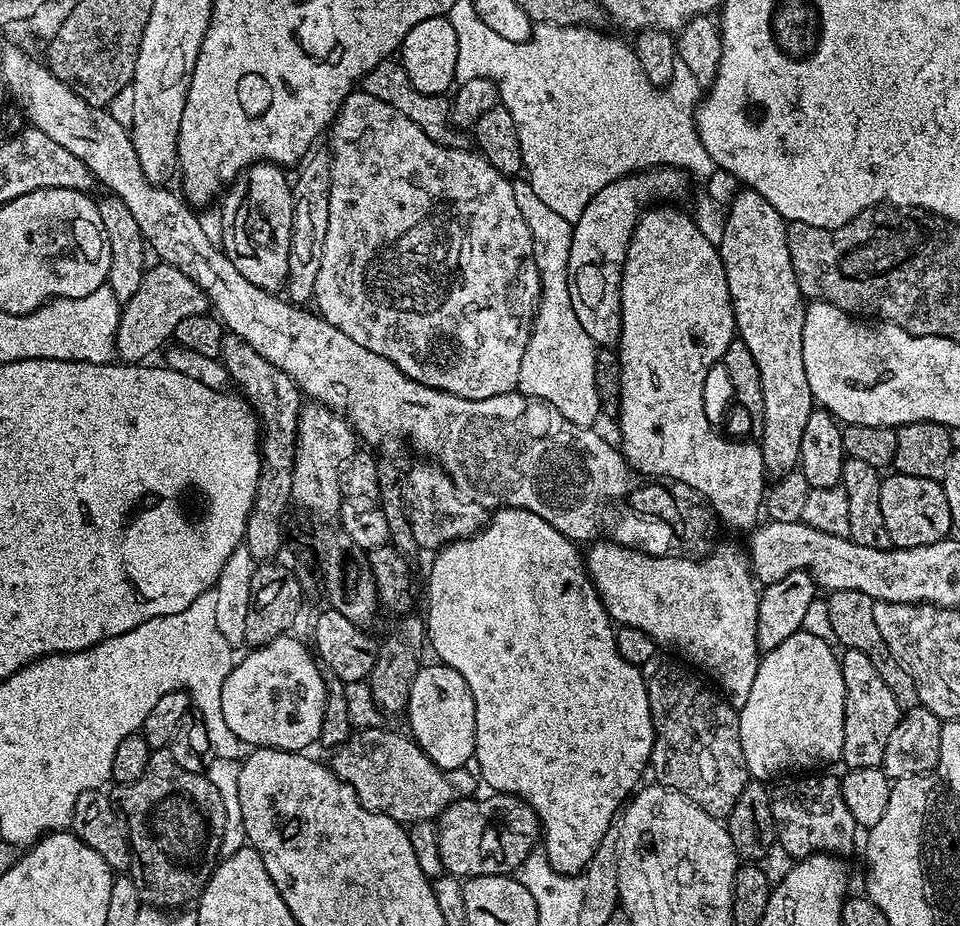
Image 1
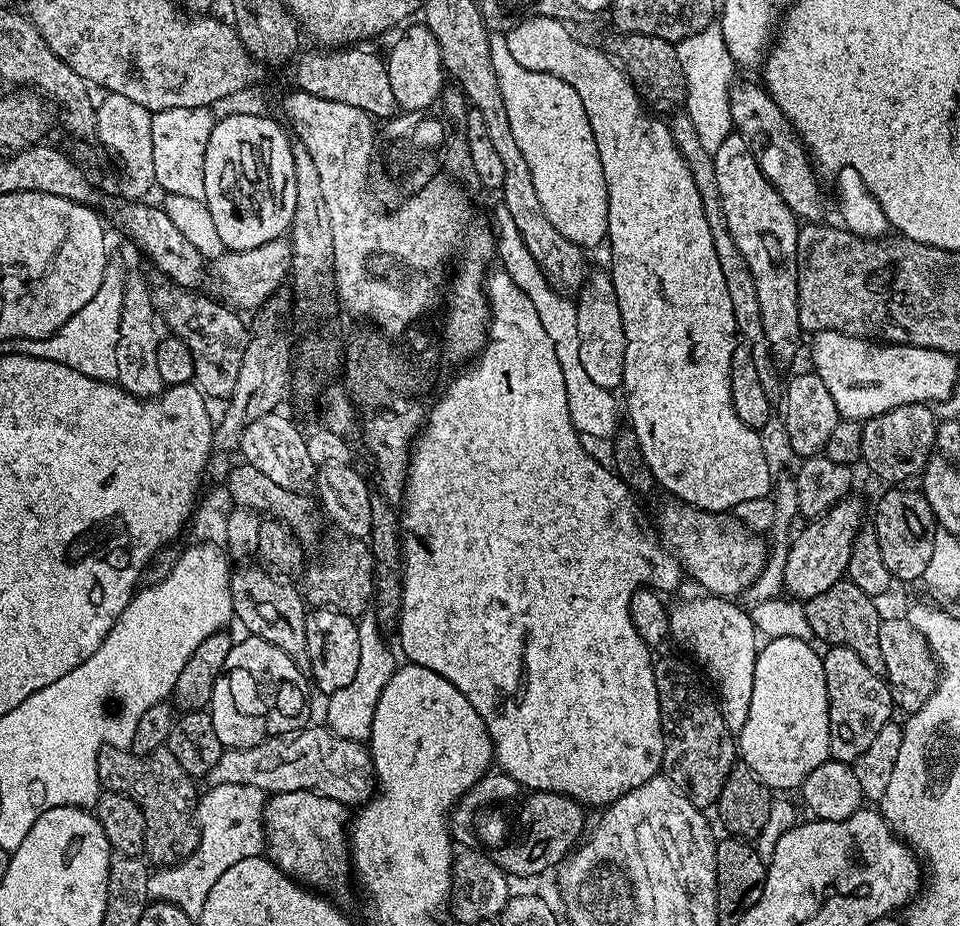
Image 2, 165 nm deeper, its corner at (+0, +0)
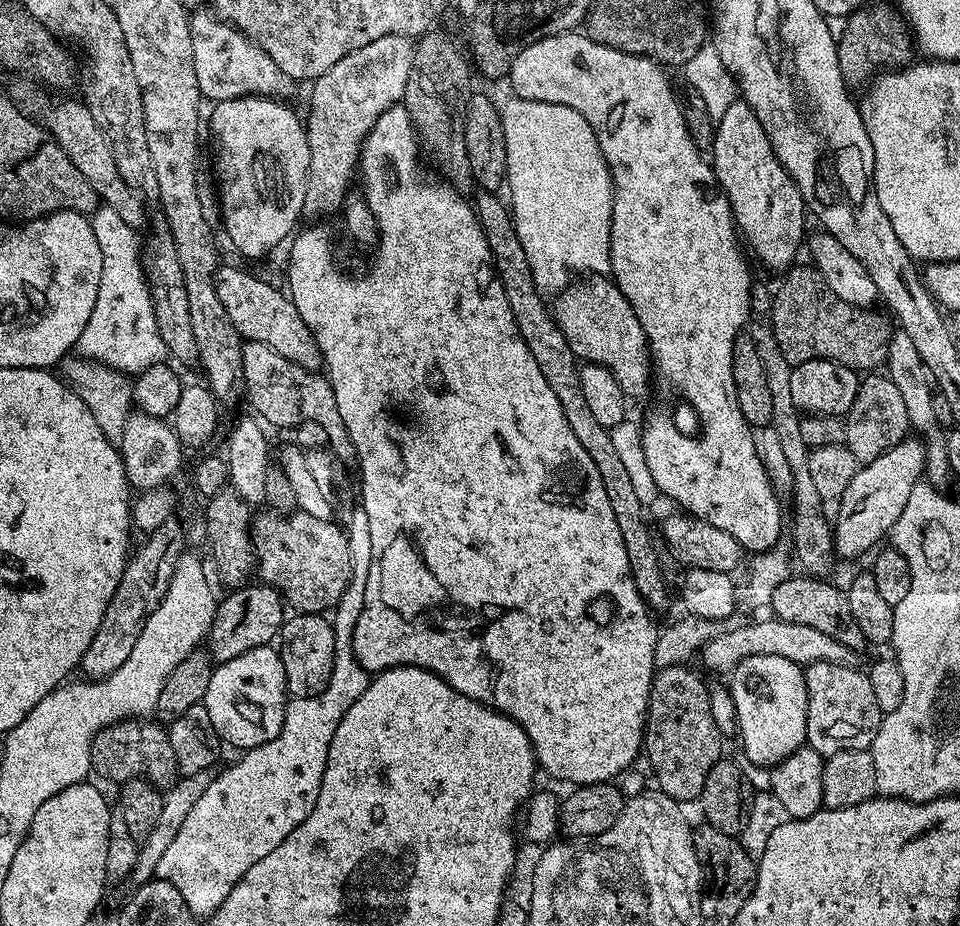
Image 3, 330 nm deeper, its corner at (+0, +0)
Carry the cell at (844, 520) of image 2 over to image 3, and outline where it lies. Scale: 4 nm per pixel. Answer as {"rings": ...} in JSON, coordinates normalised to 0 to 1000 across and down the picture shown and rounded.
{"rings":[[[943,473],[935,482],[923,486],[923,490],[910,495],[910,499],[893,504],[890,516],[885,516],[885,525],[881,525],[874,538],[871,562],[869,557],[867,586],[870,599],[877,603],[907,597],[914,591],[911,587],[928,576],[935,559],[940,559],[944,538],[948,538],[948,529],[952,529],[961,514],[963,476],[958,473]]]}

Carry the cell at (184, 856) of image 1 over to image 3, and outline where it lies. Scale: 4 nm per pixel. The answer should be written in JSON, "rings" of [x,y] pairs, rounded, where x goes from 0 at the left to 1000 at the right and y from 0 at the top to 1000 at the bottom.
{"rings":[[[146,775],[111,782],[96,798],[96,834],[99,837],[114,838],[115,841],[121,842],[120,844],[149,840],[165,852],[178,851],[185,841],[185,830],[181,806],[177,806],[175,800],[174,785],[163,780],[151,780]]]}

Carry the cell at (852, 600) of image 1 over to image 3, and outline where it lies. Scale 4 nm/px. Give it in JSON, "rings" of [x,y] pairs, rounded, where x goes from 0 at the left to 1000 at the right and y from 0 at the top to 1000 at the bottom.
{"rings":[[[836,620],[823,621],[806,637],[802,651],[803,664],[815,672],[825,672],[856,680],[857,685],[863,685],[878,698],[896,702],[898,698],[901,699],[902,692],[898,679],[890,667],[890,659],[885,659],[882,638],[878,634],[870,635],[863,630],[867,629]]]}

